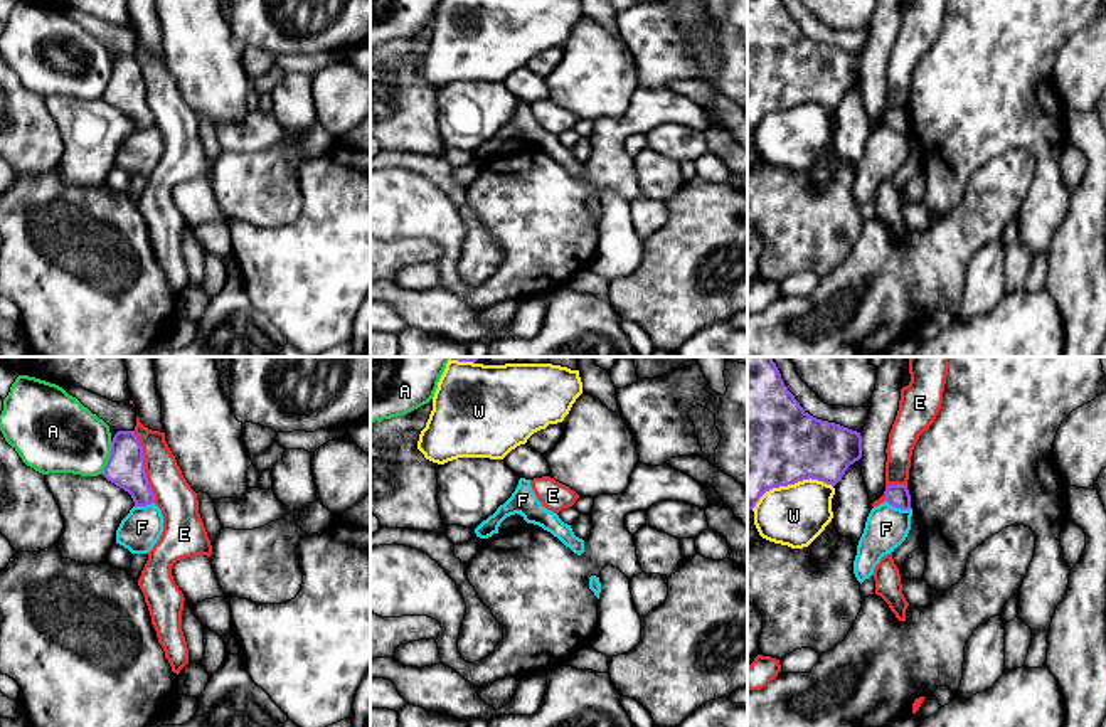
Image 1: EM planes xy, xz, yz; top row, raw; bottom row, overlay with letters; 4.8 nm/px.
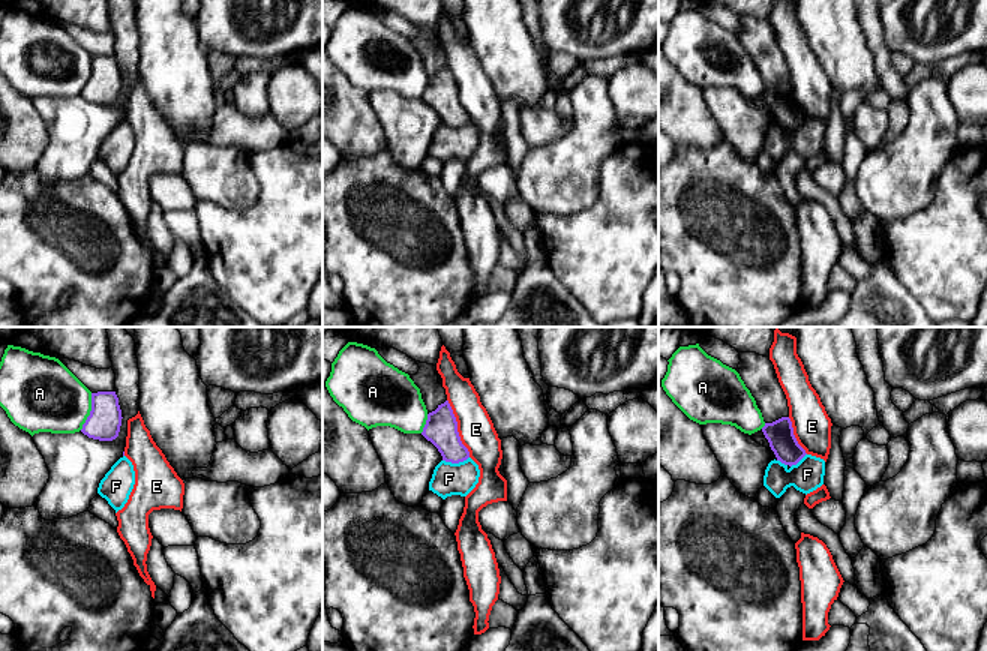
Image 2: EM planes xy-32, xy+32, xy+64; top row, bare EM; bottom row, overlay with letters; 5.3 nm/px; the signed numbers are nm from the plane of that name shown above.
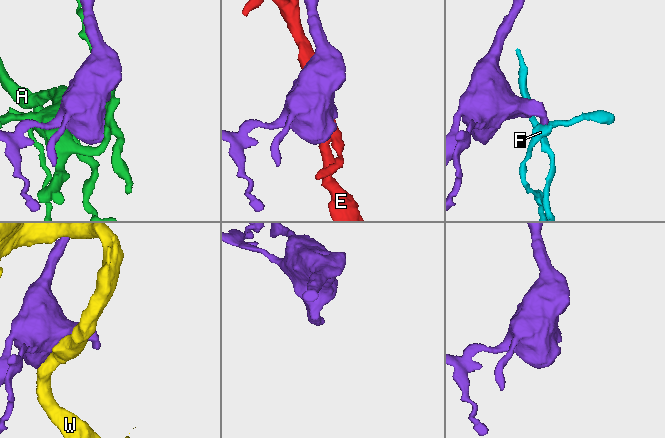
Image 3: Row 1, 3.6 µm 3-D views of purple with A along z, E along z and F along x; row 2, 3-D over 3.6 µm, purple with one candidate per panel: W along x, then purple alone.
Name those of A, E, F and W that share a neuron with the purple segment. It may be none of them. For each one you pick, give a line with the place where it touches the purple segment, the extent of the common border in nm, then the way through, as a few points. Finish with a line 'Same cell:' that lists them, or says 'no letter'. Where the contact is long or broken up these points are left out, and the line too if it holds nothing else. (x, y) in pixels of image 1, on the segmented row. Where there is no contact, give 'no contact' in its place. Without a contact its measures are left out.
Same cell: no letter

